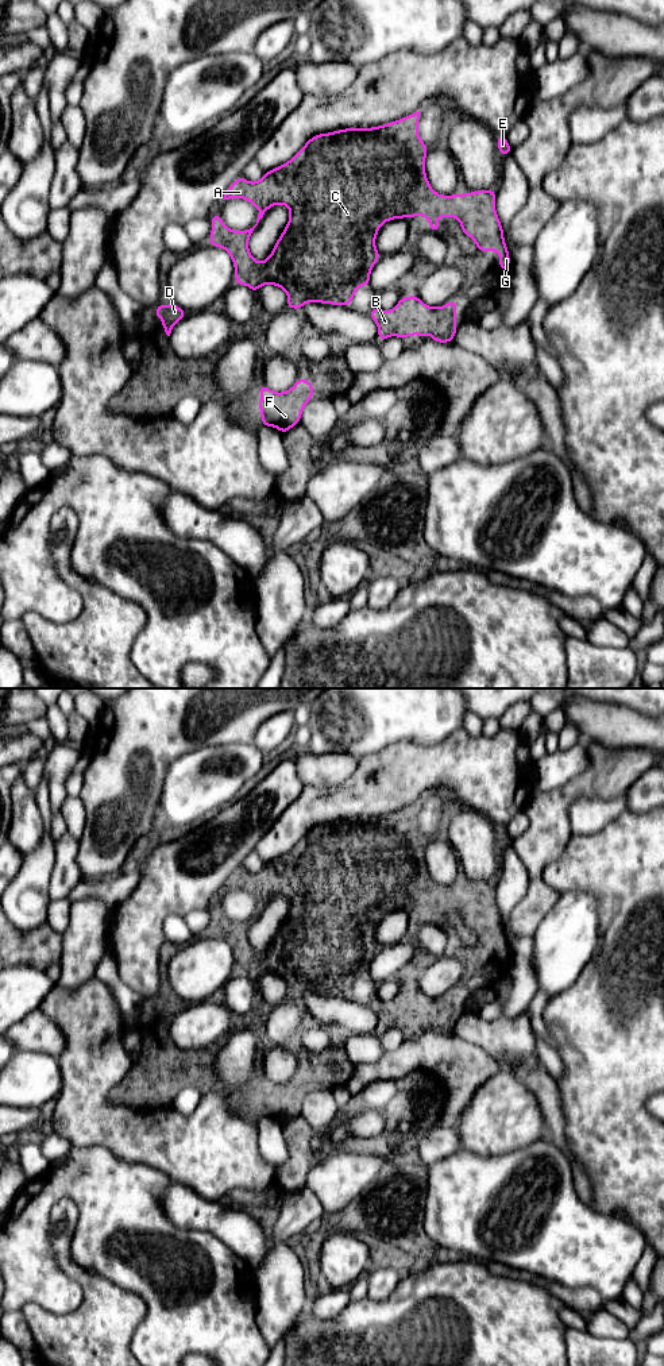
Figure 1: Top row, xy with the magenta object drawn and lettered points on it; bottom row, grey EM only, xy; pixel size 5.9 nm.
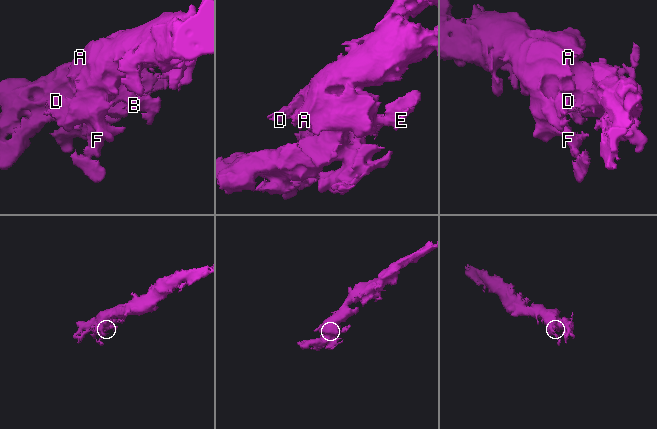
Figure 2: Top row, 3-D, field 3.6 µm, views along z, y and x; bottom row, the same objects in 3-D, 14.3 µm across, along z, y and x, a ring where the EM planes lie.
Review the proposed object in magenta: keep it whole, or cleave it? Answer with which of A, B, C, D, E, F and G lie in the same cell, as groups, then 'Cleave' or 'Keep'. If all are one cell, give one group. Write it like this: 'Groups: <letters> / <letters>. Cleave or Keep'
Groups: A B C D E F G. Keep

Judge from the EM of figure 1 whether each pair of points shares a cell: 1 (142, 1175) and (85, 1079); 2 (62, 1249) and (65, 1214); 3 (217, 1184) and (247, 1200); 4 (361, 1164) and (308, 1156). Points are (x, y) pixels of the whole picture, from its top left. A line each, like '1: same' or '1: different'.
1: different
2: same
3: same
4: different

